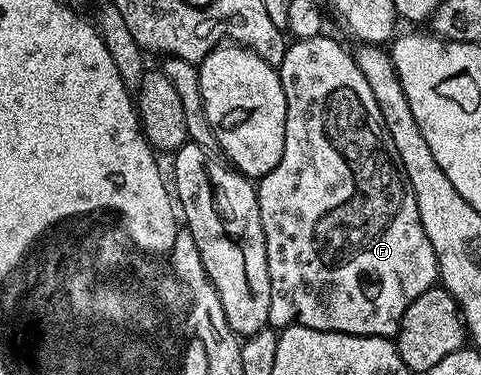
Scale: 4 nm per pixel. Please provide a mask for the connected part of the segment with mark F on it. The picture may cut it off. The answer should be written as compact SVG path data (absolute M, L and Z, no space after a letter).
M323 33L312 38L294 40L288 46L283 60L277 65L277 70L281 89L285 89L285 105L287 106L285 109L285 149L281 153L281 161L277 161L274 169L257 183L259 220L265 237L269 285L271 286L269 324L275 329L297 326L350 335L394 337L399 333L399 326L409 305L413 305L413 301L417 301L421 293L436 286L439 277L439 262L433 253L433 245L429 245L429 237L425 237L425 229L417 213L417 201L413 197L409 177L405 177L405 165L401 165L397 145L393 145L393 137L389 137L389 129L385 129L385 117L381 117L381 109L377 109L373 89L369 89L369 81L365 81L365 73L361 73L361 69L355 64L354 54Z

